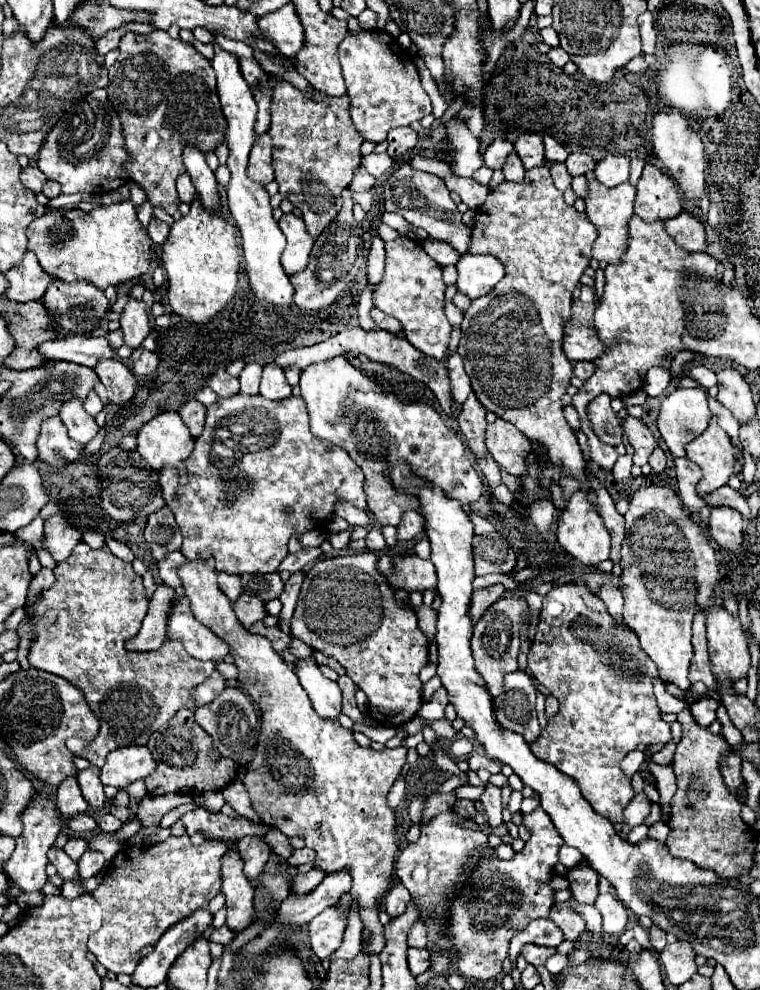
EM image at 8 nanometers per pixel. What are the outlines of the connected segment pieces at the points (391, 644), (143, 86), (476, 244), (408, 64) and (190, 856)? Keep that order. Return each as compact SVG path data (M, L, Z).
M361 552L351 556L337 556L319 560L301 586L297 608L291 620L293 636L301 638L313 650L323 652L327 658L339 662L369 700L369 716L381 726L401 726L409 722L421 708L421 680L419 670L427 664L427 638L417 626L413 610L399 608L393 598L393 588L387 586L385 576L377 570L377 556L373 552Z
M153 30L149 34L127 32L119 40L119 58L109 68L109 98L115 104L115 110L123 122L125 146L131 154L127 162L127 174L133 182L141 184L147 192L147 200L153 208L163 208L169 214L175 214L179 208L179 198L175 190L175 180L185 172L181 154L185 144L193 144L203 152L215 150L215 146L225 138L227 122L221 112L219 96L215 90L215 72L207 58L203 58L193 46L173 40L163 30Z
M539 166L535 170L527 170L523 182L503 182L489 192L487 200L477 210L471 238L473 242L469 252L493 254L507 270L503 280L487 296L471 300L471 306L463 314L457 352L465 362L465 372L471 378L473 392L487 410L515 424L529 440L543 444L549 460L563 464L561 474L577 476L581 480L581 490L589 492L595 500L595 492L587 486L585 460L577 444L577 436L565 420L561 398L573 378L573 364L563 354L565 322L571 318L571 294L579 284L583 270L589 266L597 228L585 214L579 214L573 206L563 202L563 192L551 182L549 168Z
M383 30L347 32L347 38L339 44L339 60L351 100L349 114L363 140L379 144L387 138L389 130L411 126L431 114L431 100L421 86L419 72L409 52L391 34Z
M169 836L165 842L155 846L133 846L123 848L109 864L103 882L97 886L91 896L103 908L103 926L89 938L89 952L95 954L97 962L105 966L105 970L113 974L133 974L135 966L141 960L141 948L155 946L157 940L165 934L167 928L181 922L189 914L199 908L207 908L207 904L221 892L221 858L229 850L237 850L229 842L205 840L201 846L193 846L189 836Z

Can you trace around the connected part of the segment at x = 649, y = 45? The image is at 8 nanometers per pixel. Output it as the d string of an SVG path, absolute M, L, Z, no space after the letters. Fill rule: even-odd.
M643 12L639 16L639 28L641 28L641 40L643 40L643 52L653 54L655 52L655 26L651 12Z

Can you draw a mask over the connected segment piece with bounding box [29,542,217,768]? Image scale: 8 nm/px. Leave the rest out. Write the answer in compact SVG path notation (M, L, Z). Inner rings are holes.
M79 542L71 556L59 562L53 572L55 584L51 590L39 596L39 604L35 608L37 616L33 620L33 632L37 638L29 650L29 664L37 670L65 678L83 692L91 712L95 712L99 718L99 736L91 742L73 736L67 740L67 748L75 756L85 758L101 768L109 752L123 746L145 746L149 736L165 722L169 722L177 710L195 708L193 688L211 676L211 672L217 668L217 662L191 658L177 640L167 639L156 651L131 652L125 648L125 642L135 638L141 628L147 610L147 596L141 584L141 576L135 574L131 564L113 556L107 546L101 550L91 550L85 542Z

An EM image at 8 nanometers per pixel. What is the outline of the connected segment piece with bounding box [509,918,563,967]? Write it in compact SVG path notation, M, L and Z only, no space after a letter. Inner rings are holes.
M549 918L531 922L523 932L515 934L515 938L511 940L509 958L511 958L513 967L516 967L517 954L521 952L521 946L529 944L529 942L531 944L543 944L543 946L559 946L563 942L563 934Z

